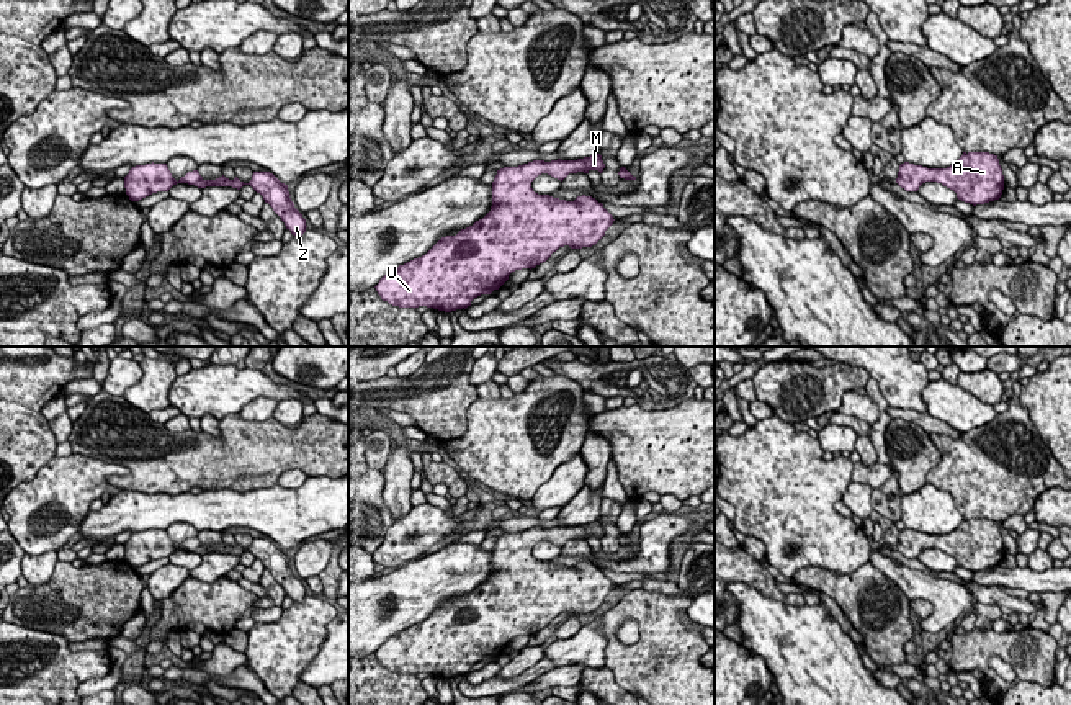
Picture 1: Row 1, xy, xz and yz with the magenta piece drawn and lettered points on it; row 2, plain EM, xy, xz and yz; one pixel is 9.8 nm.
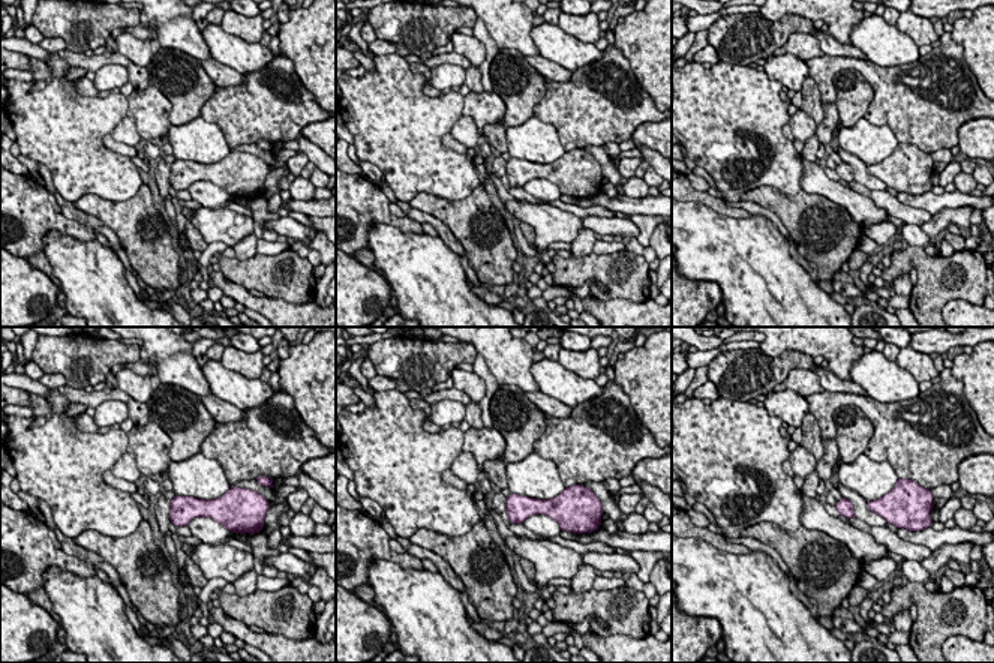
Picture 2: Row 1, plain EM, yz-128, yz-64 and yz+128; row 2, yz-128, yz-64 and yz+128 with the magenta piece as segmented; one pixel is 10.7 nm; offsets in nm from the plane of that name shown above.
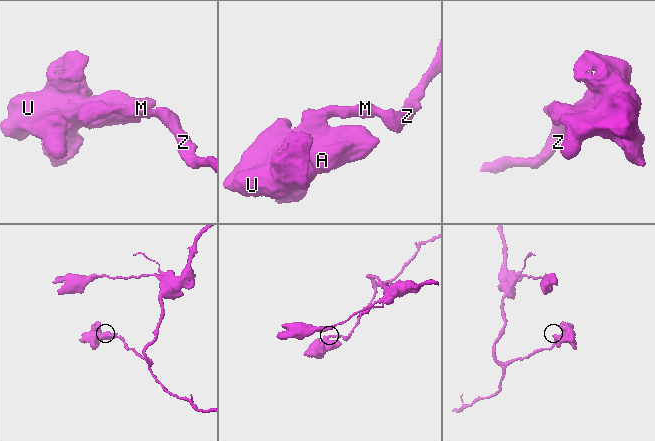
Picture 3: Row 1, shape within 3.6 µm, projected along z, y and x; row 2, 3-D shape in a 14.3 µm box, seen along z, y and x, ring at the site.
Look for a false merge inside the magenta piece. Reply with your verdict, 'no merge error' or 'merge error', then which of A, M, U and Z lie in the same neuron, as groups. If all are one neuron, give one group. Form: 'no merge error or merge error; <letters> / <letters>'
no merge error; A M U Z

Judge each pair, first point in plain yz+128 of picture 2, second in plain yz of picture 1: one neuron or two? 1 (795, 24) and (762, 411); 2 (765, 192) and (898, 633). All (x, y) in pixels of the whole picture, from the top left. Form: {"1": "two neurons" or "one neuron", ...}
{"1": "two neurons", "2": "one neuron"}

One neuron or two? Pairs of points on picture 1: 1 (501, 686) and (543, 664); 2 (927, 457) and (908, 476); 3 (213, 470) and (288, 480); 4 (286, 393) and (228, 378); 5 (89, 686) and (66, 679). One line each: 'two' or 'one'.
1: one
2: one
3: two
4: one
5: two

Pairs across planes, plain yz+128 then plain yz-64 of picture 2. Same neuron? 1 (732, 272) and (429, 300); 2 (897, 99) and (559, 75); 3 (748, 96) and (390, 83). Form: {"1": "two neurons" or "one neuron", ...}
{"1": "one neuron", "2": "two neurons", "3": "one neuron"}

